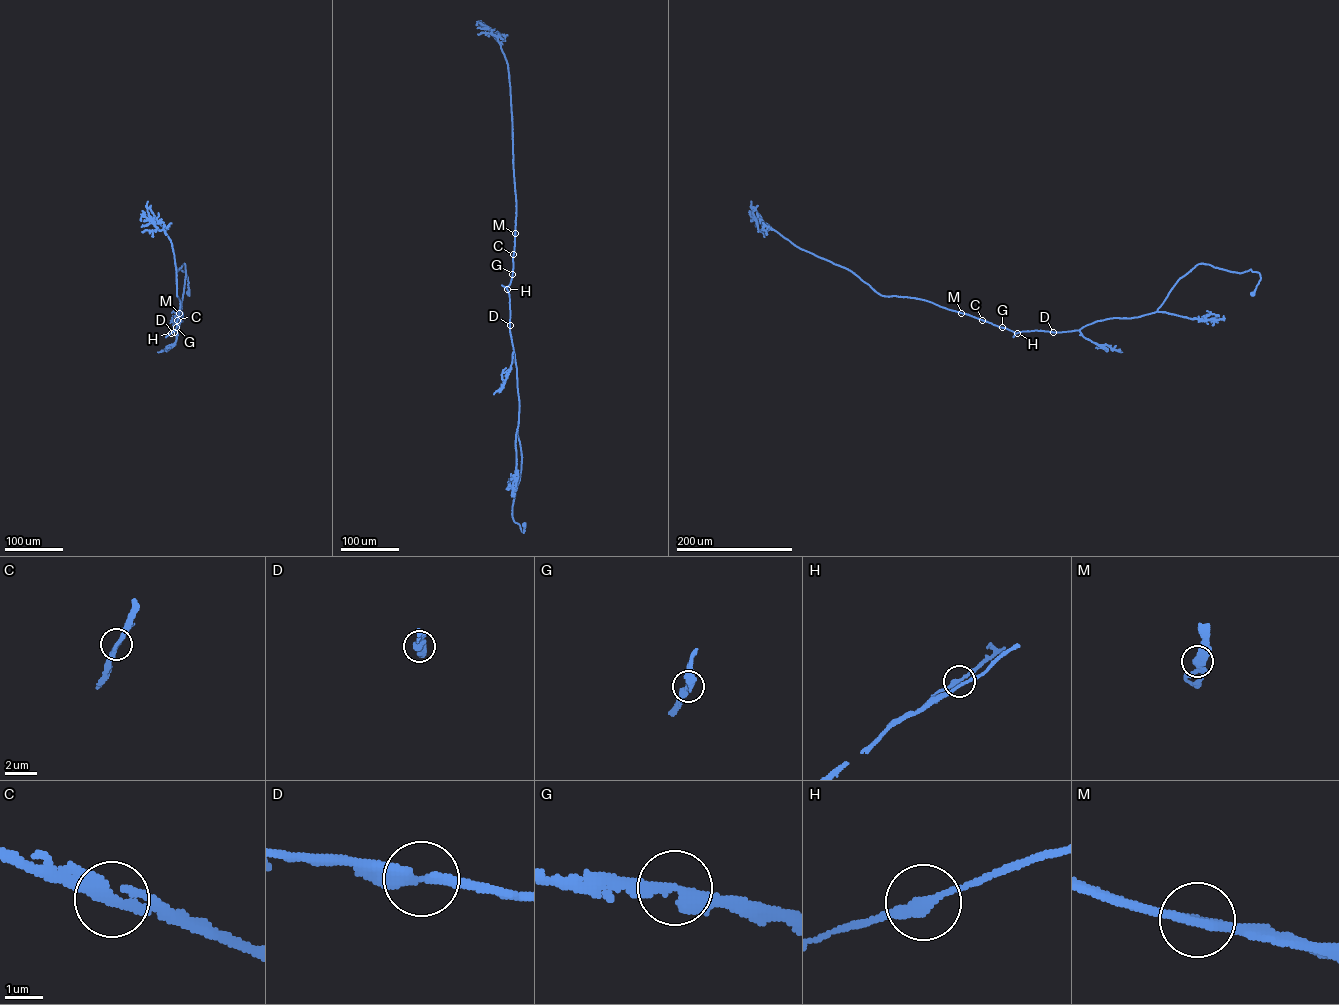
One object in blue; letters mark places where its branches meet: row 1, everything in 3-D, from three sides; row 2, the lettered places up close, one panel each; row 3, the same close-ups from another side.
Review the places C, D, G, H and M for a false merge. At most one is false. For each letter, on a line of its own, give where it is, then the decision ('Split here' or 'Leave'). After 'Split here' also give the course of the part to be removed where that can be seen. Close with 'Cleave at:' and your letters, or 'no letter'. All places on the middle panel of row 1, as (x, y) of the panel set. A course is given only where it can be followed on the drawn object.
C: Place: (513, 254). Leave
D: Place: (510, 325). Leave
G: Place: (512, 274). Leave
H: Place: (507, 289). Leave
M: Place: (515, 233). Leave
Cleave at: no letter

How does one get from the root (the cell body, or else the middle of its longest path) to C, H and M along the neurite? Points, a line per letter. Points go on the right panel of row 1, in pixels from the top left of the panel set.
C: (1252, 293), (1258, 272), (1199, 263), (1156, 311), (1138, 317), (1016, 333), (982, 320)
H: (1252, 293), (1258, 272), (1199, 263), (1178, 280), (1154, 312), (1098, 320), (1077, 330), (1017, 333)
M: (1252, 293), (1258, 272), (1199, 263), (1178, 280), (1156, 311), (1098, 320), (1078, 330), (1015, 333), (962, 313)

